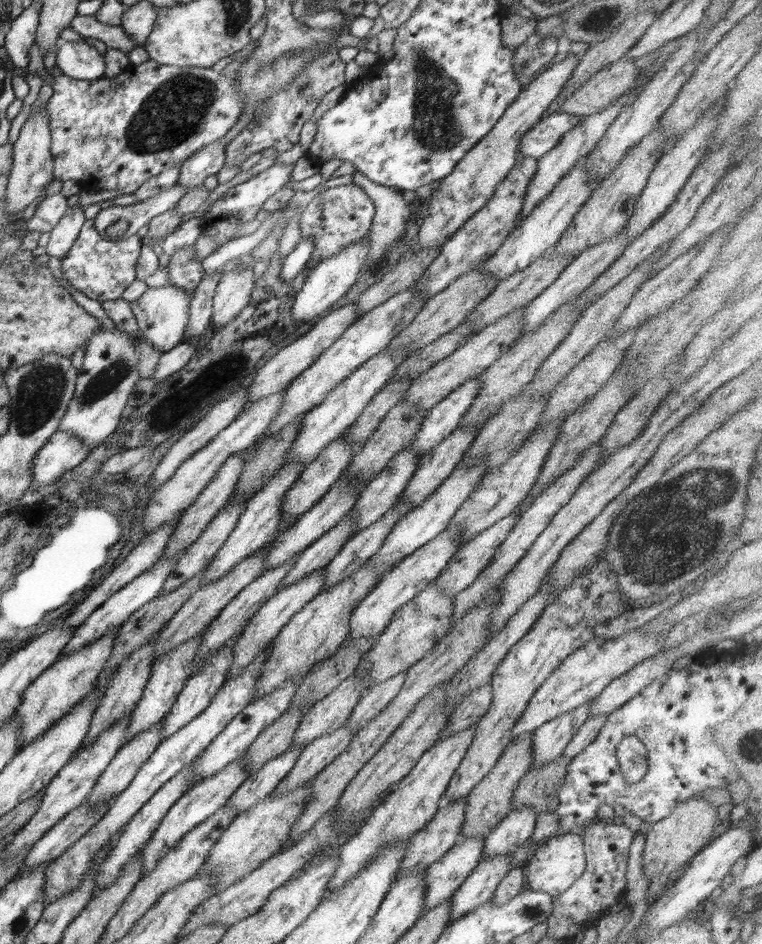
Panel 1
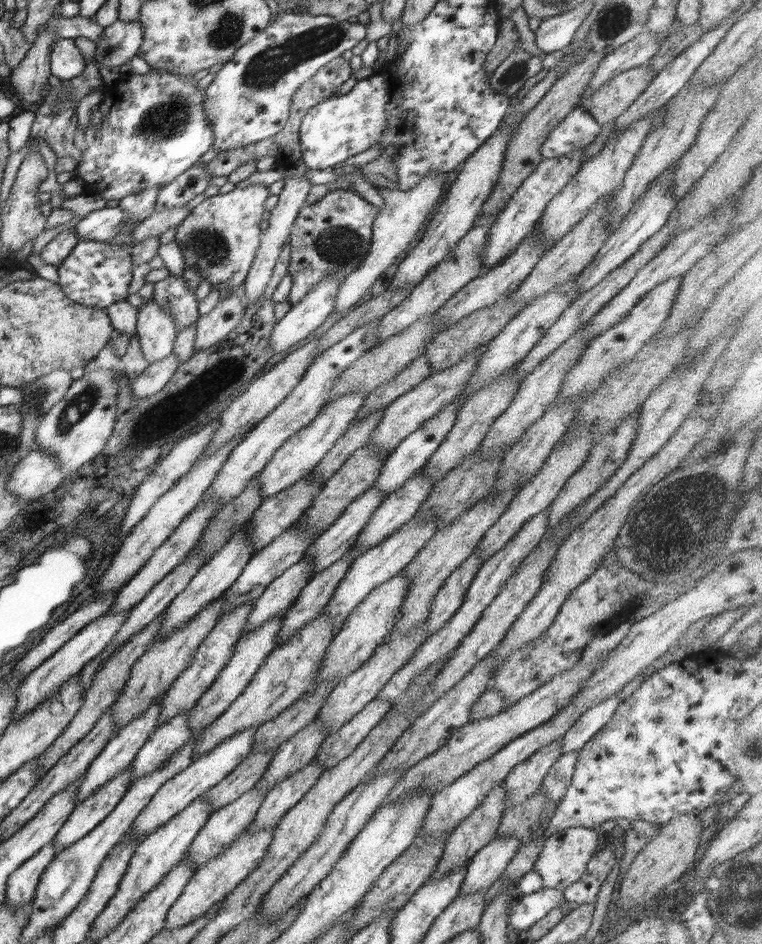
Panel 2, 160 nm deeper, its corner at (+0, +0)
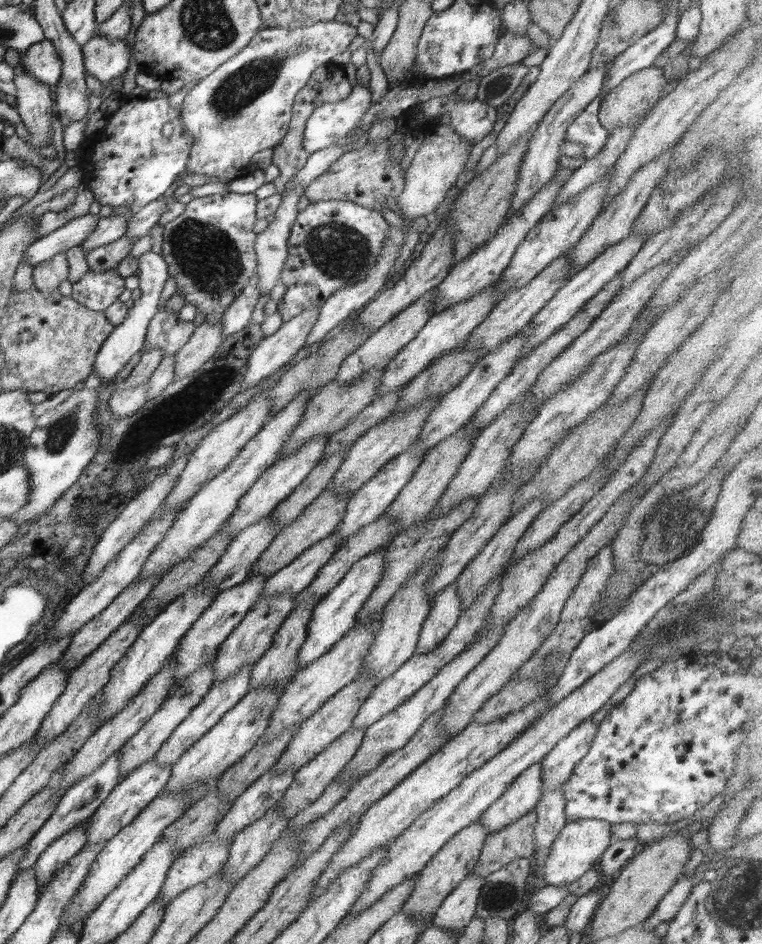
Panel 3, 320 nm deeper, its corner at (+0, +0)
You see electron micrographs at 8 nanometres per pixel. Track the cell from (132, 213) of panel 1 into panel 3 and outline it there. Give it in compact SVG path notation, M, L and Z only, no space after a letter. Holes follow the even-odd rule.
M90 213L68 221L54 232L36 239L24 253L25 260L32 268L54 258L57 254L81 244L93 231L100 216ZM95 216L95 217L94 217Z

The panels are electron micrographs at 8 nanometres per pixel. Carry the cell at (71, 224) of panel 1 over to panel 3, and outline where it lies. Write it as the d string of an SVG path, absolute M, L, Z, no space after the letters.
M61 252L33 268L33 285L44 294L54 292L68 278L68 269L65 252Z

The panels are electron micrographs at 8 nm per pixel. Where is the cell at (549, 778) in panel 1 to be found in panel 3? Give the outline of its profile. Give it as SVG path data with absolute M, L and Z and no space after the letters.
M535 810L513 821L500 832L488 835L480 850L479 859L473 868L474 876L488 876L516 859L533 855L534 827L537 821Z

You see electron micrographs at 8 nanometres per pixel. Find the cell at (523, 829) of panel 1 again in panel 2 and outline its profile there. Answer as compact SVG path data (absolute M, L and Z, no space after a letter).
M501 836L479 850L467 864L459 896L487 892L504 872L520 845L519 838L515 836Z

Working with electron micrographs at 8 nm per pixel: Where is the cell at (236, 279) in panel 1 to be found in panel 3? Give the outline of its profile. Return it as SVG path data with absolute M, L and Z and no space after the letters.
M221 321L214 325L202 323L196 327L190 340L175 354L175 379L190 376L202 368L205 362L215 356L224 339Z

